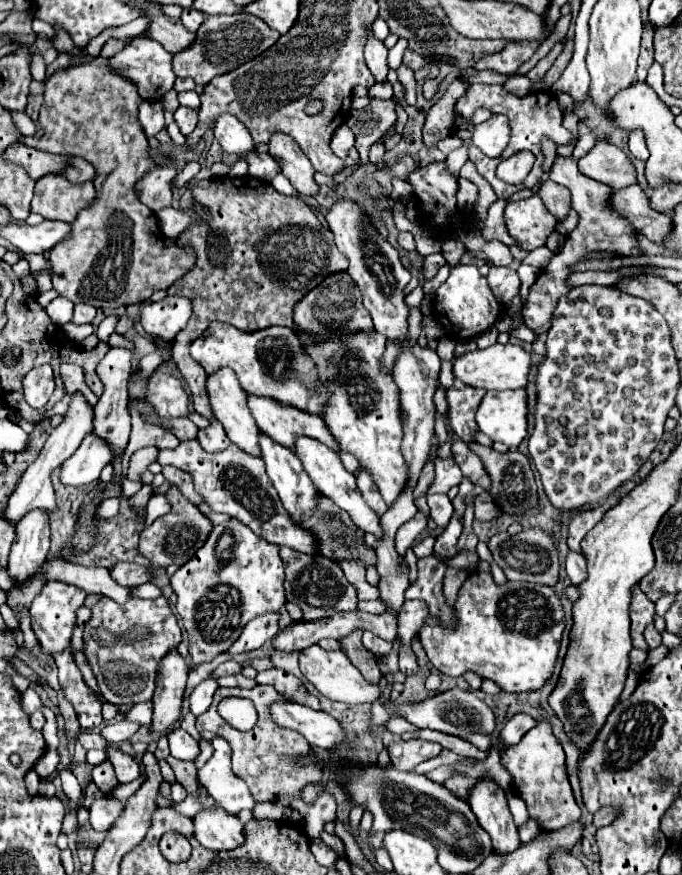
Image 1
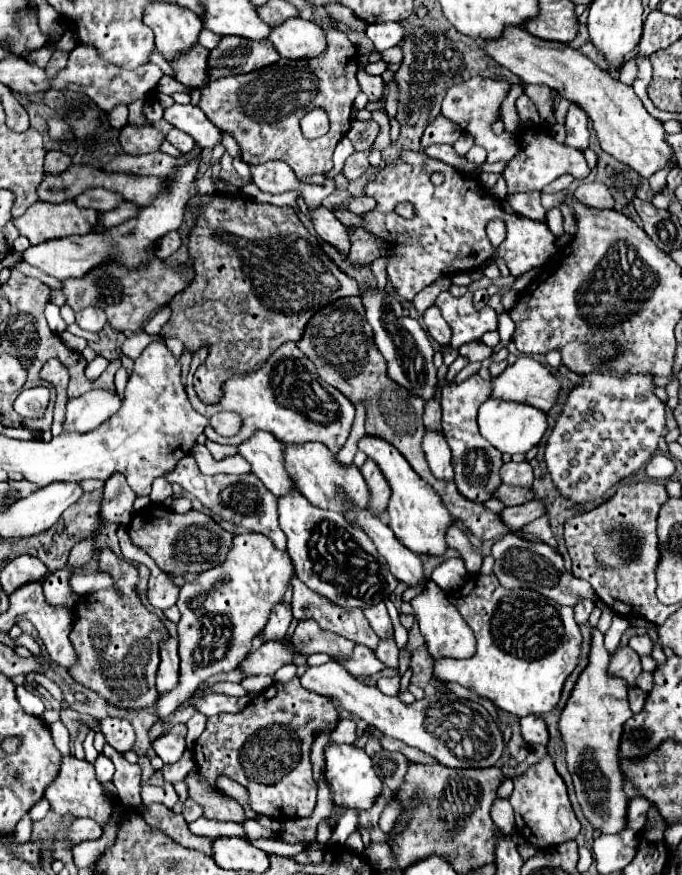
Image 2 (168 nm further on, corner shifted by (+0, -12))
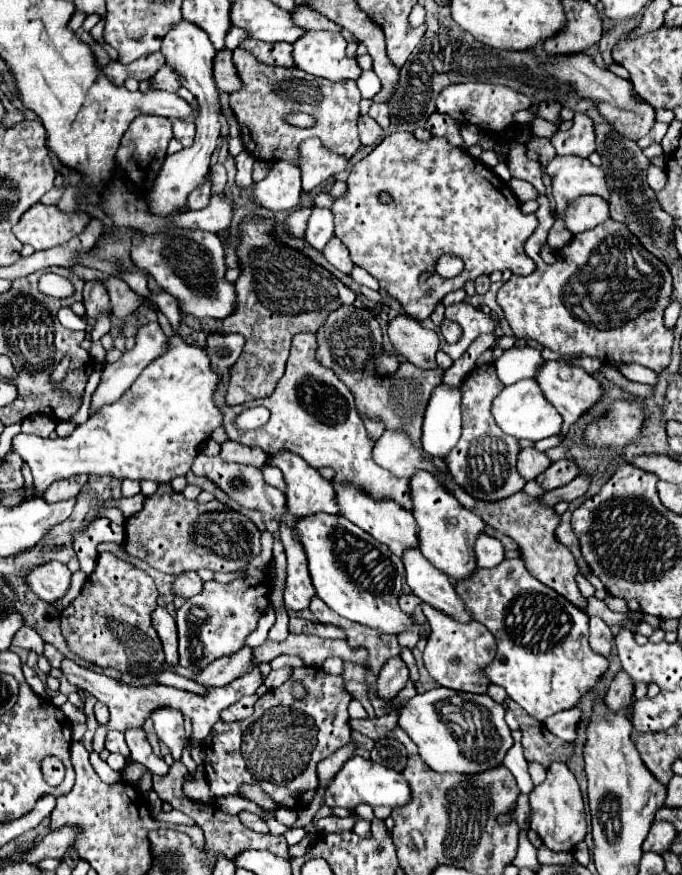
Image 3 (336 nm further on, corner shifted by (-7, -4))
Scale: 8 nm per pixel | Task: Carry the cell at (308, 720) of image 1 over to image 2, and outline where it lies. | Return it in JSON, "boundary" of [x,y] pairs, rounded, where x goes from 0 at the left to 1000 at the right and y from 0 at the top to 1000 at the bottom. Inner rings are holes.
{"boundary":[[[479,851],[477,854],[477,893],[485,899],[485,913],[494,922],[512,922],[512,925],[544,925],[553,911],[559,909],[562,895],[550,886],[541,863],[532,856],[523,856],[518,851]]]}

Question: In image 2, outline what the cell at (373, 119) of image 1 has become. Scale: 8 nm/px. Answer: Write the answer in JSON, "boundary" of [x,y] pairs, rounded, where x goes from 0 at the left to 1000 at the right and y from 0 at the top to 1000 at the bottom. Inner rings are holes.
{"boundary":[[[547,136],[544,138],[518,138],[509,157],[523,173],[535,173],[535,170],[544,170],[553,152],[556,152],[556,143]]]}

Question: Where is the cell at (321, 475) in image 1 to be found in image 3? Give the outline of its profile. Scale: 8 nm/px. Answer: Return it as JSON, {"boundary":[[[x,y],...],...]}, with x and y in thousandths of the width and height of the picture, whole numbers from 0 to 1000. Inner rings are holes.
{"boundary":[[[610,625],[595,627],[589,634],[589,643],[595,648],[595,666],[610,682],[616,682],[628,691],[657,701],[660,705],[666,705],[677,712],[692,707],[680,698],[680,689],[669,680],[669,673],[666,673],[666,666],[660,664],[660,659],[654,659],[654,655],[639,650],[616,632],[616,627],[610,627]]]}

